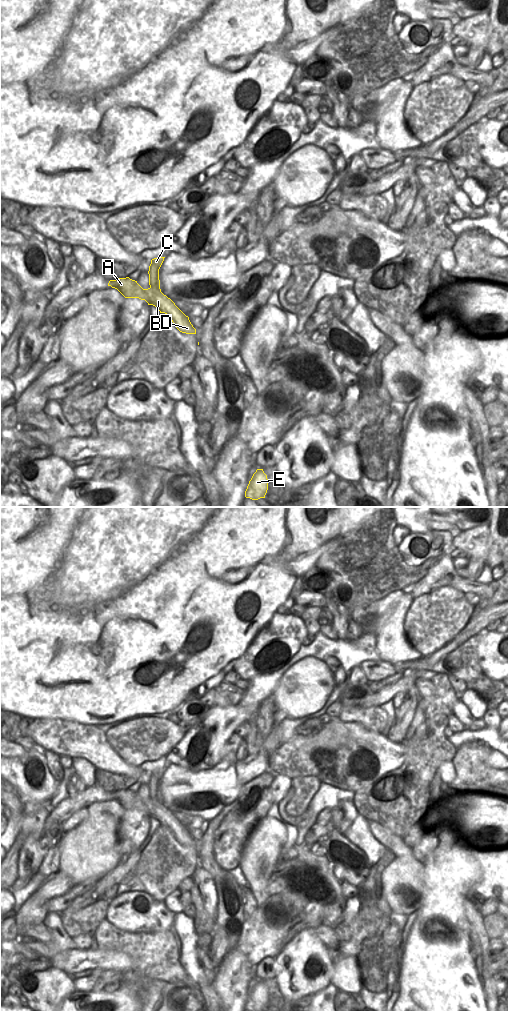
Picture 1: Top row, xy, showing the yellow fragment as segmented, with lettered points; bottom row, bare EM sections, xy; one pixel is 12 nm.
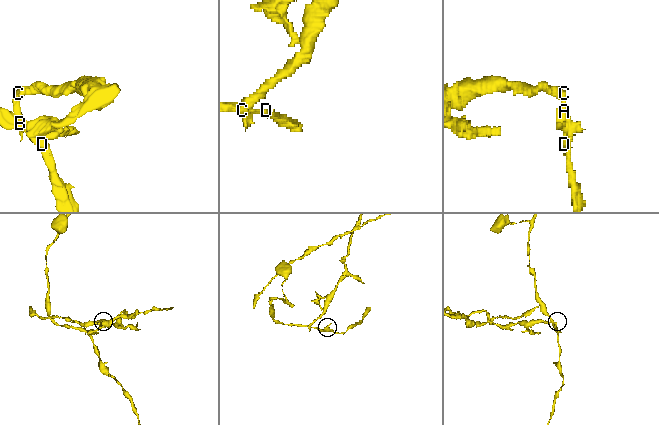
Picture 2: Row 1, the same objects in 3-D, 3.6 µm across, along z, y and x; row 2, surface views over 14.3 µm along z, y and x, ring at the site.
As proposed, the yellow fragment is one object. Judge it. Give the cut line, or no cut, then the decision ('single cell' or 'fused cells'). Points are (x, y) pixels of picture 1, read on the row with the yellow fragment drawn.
cut xy (150, 286), (154, 292), (160, 292); fused cells

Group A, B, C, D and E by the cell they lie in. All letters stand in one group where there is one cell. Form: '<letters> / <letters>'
A B D E / C

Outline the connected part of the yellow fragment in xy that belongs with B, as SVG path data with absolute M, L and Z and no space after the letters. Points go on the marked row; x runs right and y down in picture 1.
M129 277L110 280L108 286L117 289L125 298L139 298L145 300L148 305L155 306L160 313L165 313L170 317L173 324L180 332L196 334L196 329L191 324L189 317L162 292L154 293L151 287L143 289L137 281Z

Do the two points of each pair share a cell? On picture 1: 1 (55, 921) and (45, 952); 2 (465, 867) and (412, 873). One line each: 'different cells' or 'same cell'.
1: same cell
2: different cells

